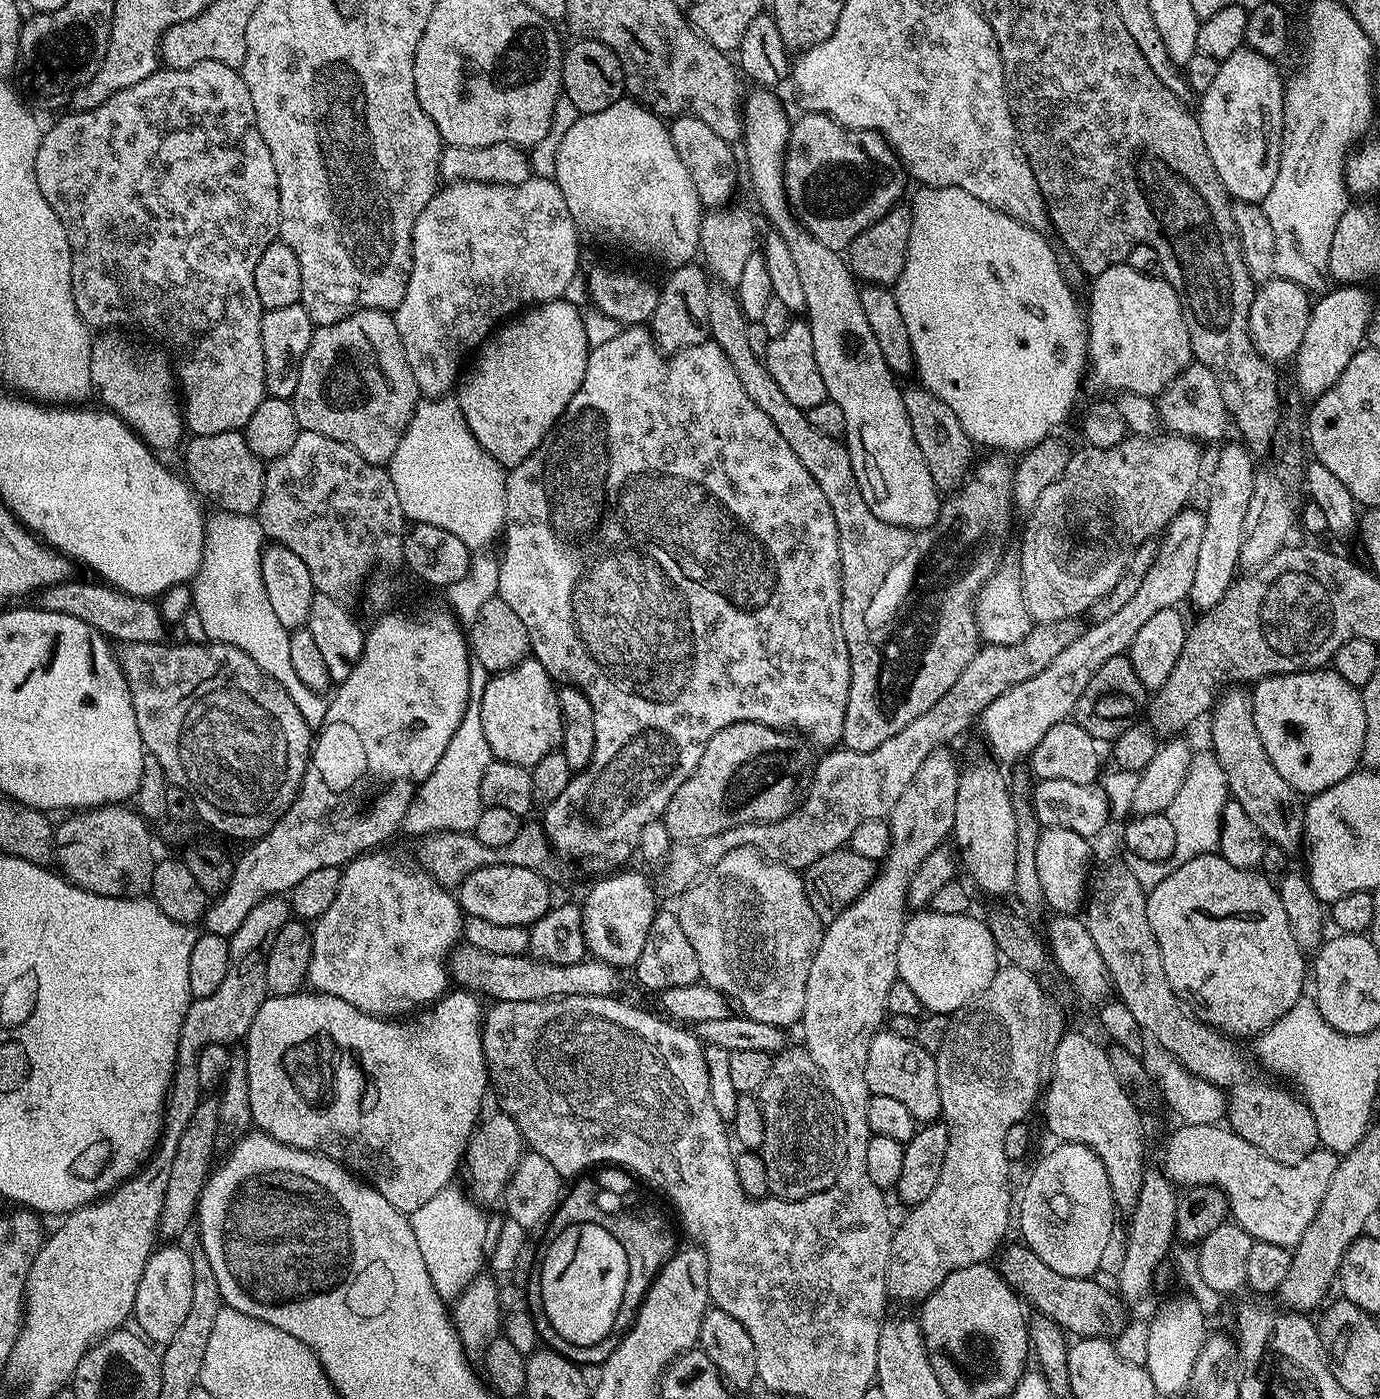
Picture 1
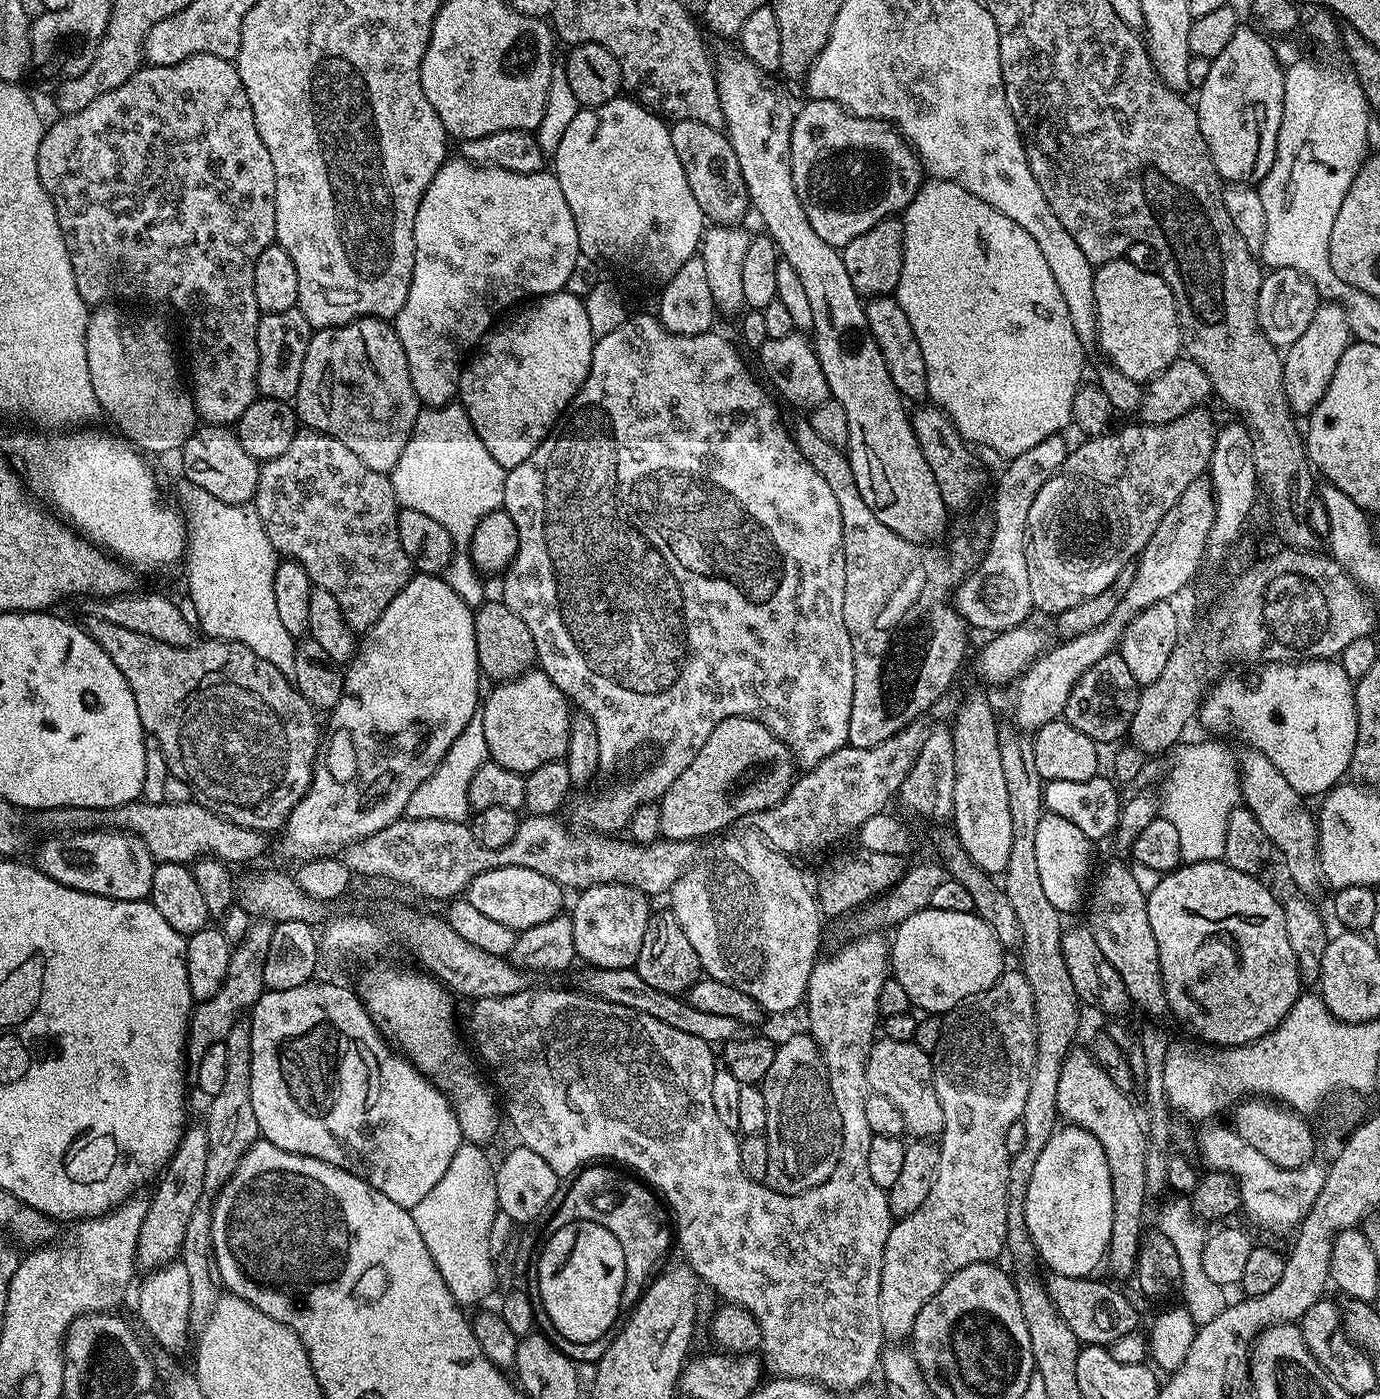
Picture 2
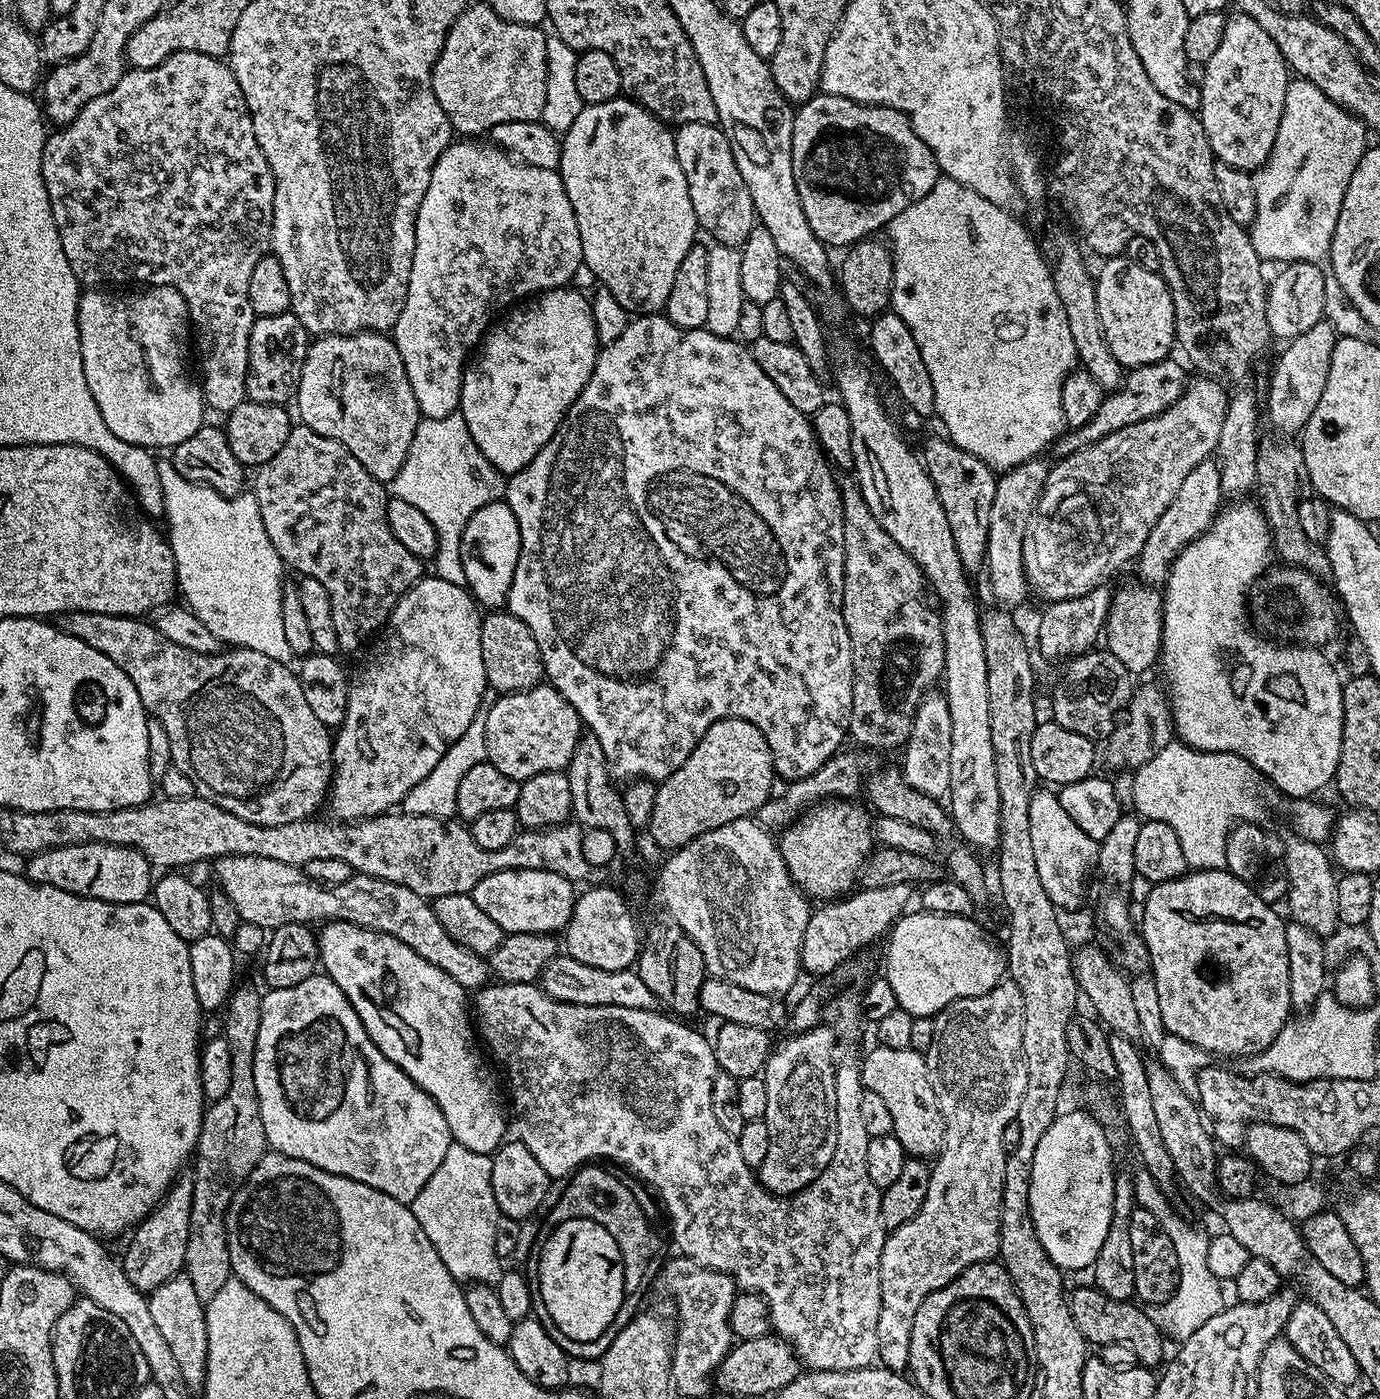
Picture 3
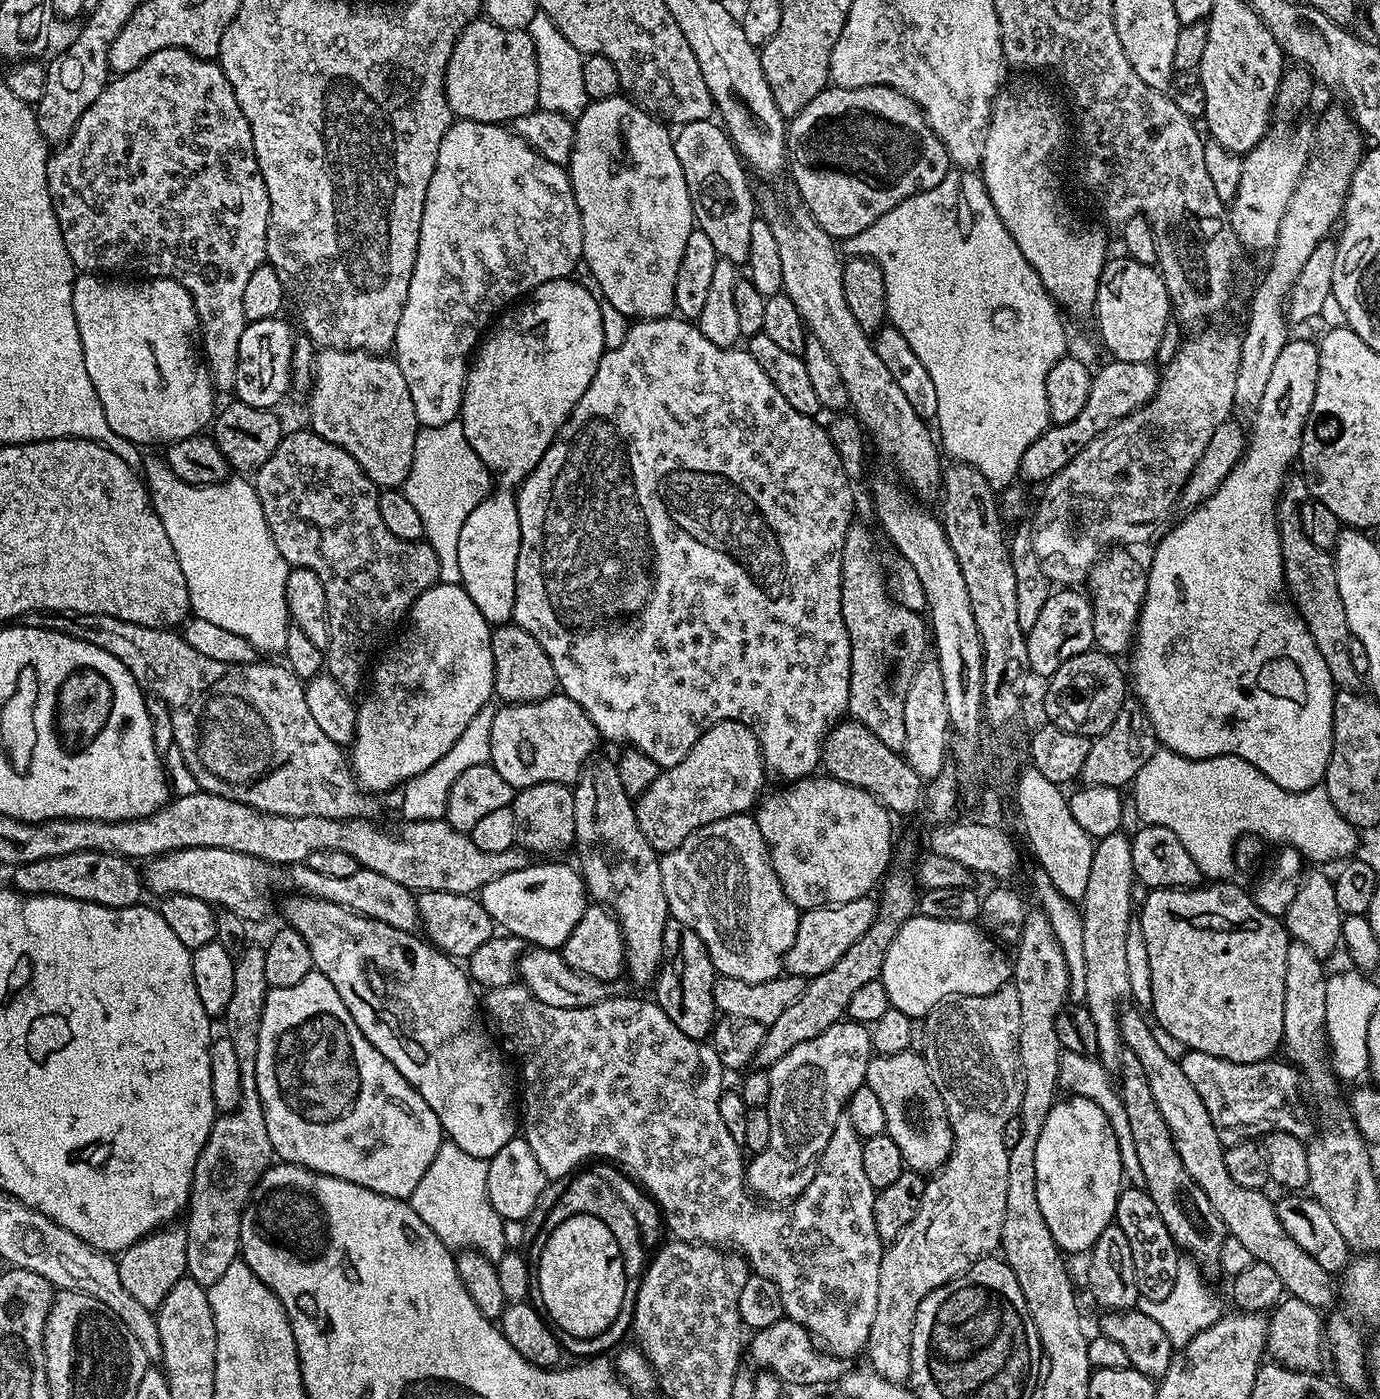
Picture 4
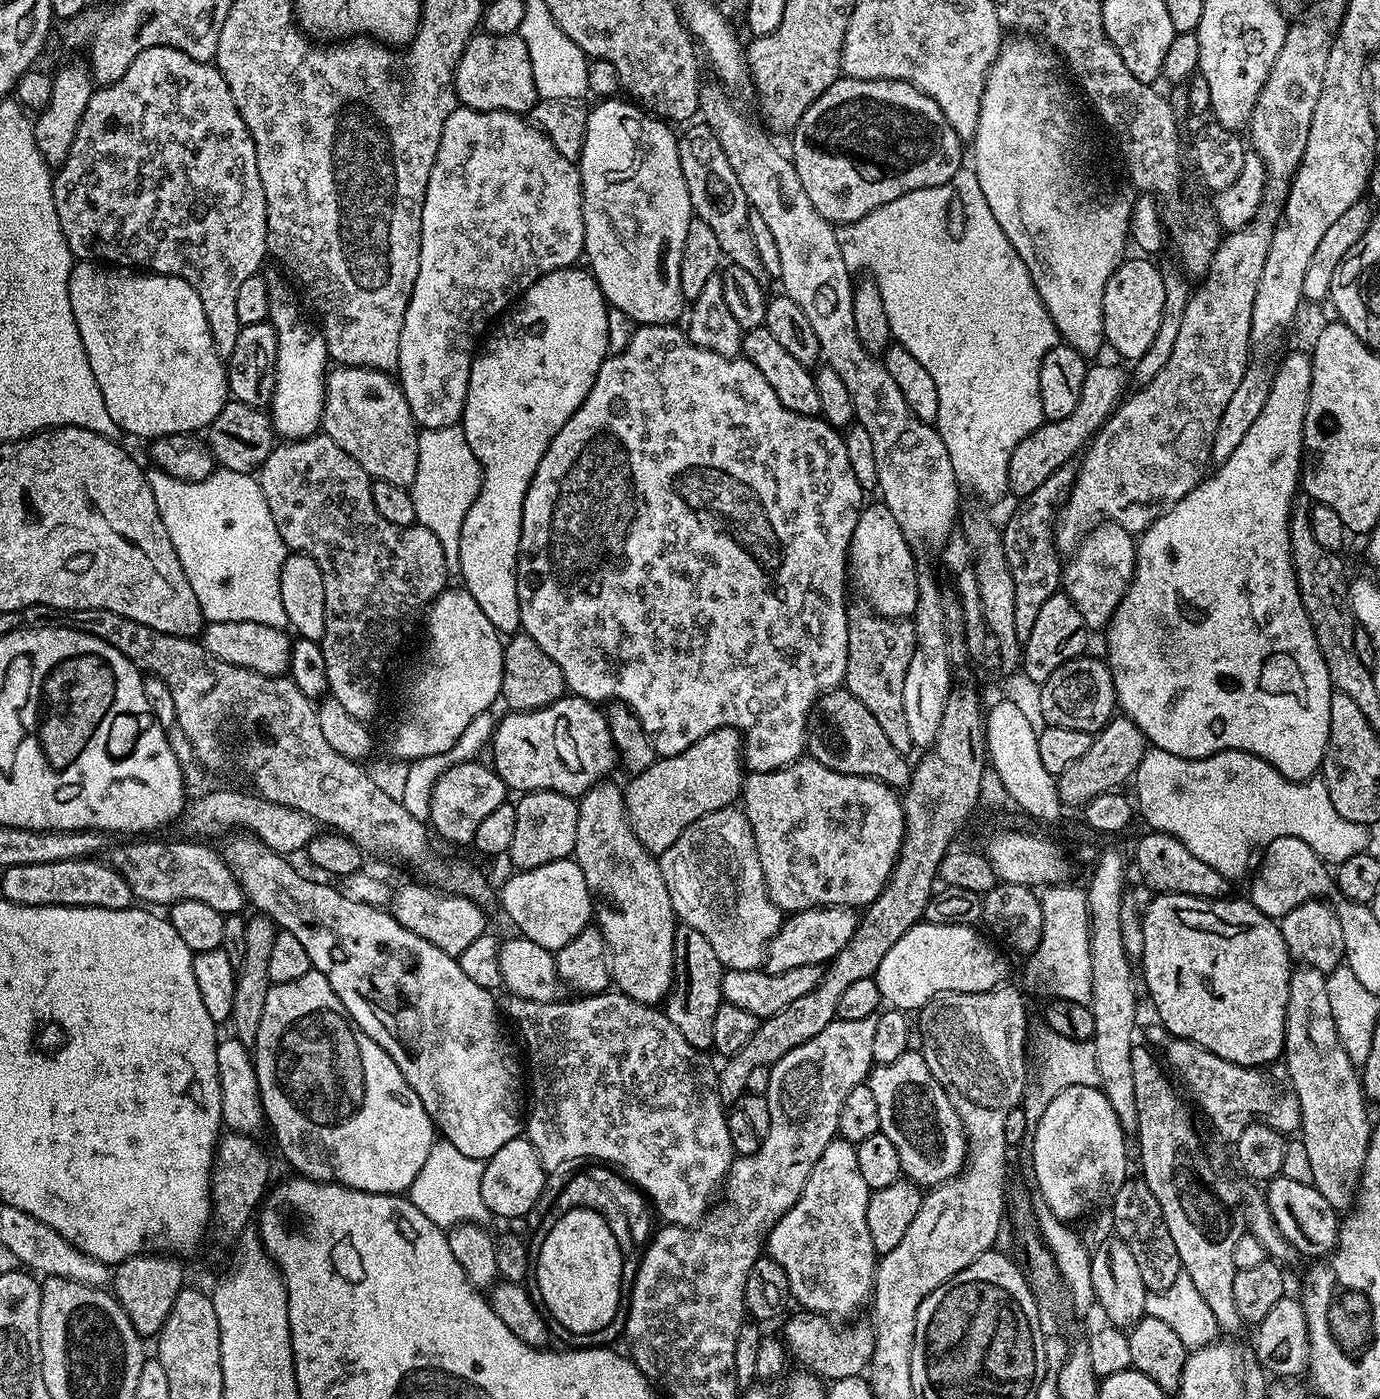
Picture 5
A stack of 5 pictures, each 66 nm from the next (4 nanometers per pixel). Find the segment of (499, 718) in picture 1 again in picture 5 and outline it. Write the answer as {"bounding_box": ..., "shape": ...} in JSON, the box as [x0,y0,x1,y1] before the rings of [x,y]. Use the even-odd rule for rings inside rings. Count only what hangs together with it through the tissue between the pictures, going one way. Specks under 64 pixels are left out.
{"bounding_box":[490,694,618,798],"shape":[[[565,694],[560,700],[555,700],[550,706],[539,708],[533,712],[507,713],[505,720],[501,719],[490,739],[492,750],[491,767],[496,769],[513,793],[526,792],[560,792],[563,796],[579,798],[595,784],[601,783],[617,767],[618,755],[611,731],[608,729],[608,717],[599,712],[597,705],[581,696]]]}

